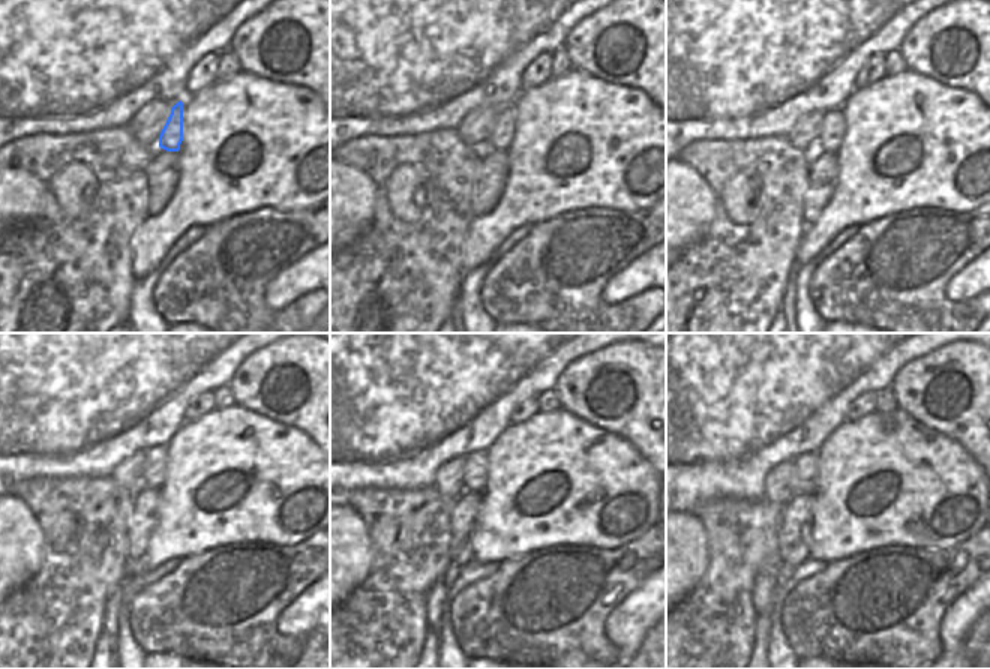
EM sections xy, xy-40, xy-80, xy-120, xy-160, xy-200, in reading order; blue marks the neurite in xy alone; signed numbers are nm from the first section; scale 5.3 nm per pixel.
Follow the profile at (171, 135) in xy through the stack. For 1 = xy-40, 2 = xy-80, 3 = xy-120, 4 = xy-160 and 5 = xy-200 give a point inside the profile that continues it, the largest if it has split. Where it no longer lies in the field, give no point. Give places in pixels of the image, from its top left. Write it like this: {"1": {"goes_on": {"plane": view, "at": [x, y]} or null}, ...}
{"1": {"goes_on": {"plane": "xy-40", "at": [501, 135]}}, "2": {"goes_on": {"plane": "xy-80", "at": [833, 132]}}, "3": {"goes_on": {"plane": "xy-120", "at": [153, 476]}}, "4": {"goes_on": {"plane": "xy-160", "at": [474, 473]}}, "5": {"goes_on": {"plane": "xy-200", "at": [804, 465]}}}

